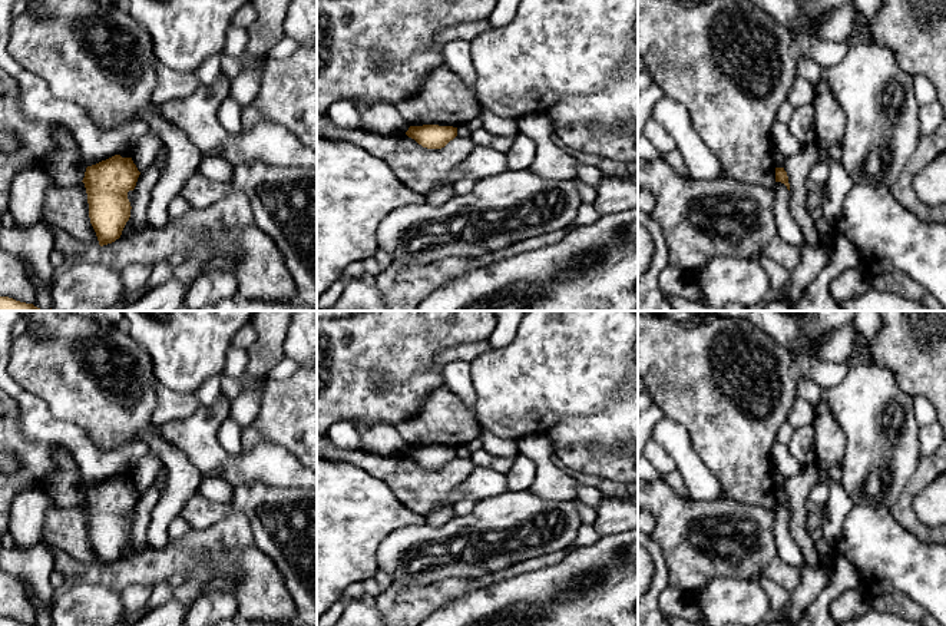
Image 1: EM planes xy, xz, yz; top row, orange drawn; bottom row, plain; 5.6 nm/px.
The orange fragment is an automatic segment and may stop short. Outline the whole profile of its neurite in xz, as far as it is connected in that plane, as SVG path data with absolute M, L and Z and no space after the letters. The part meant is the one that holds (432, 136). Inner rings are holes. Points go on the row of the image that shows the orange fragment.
M423 125L410 126L406 135L427 149L441 149L457 136L457 127Z

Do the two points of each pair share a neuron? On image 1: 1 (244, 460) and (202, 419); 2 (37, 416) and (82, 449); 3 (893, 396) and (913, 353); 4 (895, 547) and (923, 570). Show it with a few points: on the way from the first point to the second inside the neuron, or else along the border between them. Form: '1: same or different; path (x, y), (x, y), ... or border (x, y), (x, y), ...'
1: same; path (230, 460), (225, 460), (202, 437), (202, 433)
2: same; path (49, 427), (70, 437)
3: different; border (876, 361), (893, 374), (903, 391), (913, 396)
4: same; path (902, 555), (916, 567)

